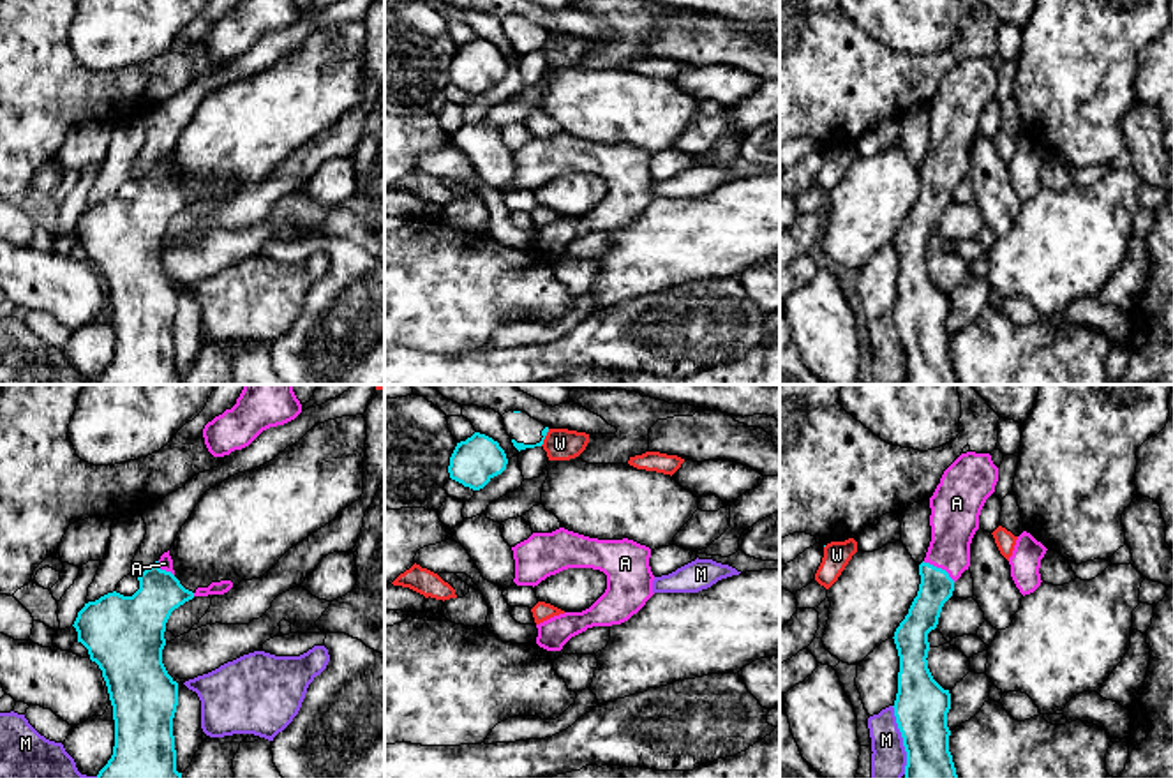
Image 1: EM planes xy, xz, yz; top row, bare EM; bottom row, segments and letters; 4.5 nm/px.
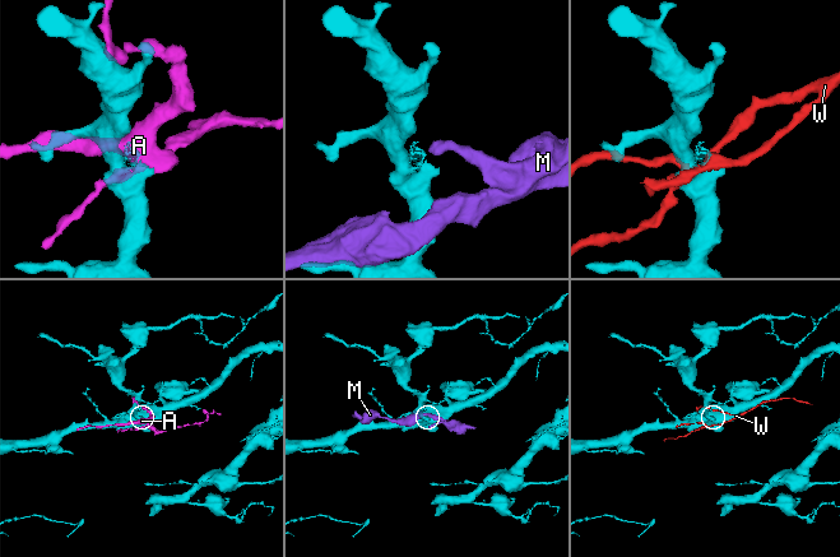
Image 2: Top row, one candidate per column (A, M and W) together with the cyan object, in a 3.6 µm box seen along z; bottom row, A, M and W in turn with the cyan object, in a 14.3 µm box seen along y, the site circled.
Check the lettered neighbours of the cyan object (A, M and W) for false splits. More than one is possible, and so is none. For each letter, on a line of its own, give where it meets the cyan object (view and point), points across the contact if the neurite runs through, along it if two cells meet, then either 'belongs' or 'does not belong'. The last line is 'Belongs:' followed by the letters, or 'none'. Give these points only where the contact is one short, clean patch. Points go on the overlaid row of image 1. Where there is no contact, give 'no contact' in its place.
A: meets cyan in yz at (939, 568); runs through yz (935, 588), (939, 568), (949, 553), (955, 517); belongs
M: meets cyan in yz at (904, 740); does not belong
W: meets cyan in xz at (544, 438); border along xz (549, 429), (540, 445); does not belong
Belongs: A

